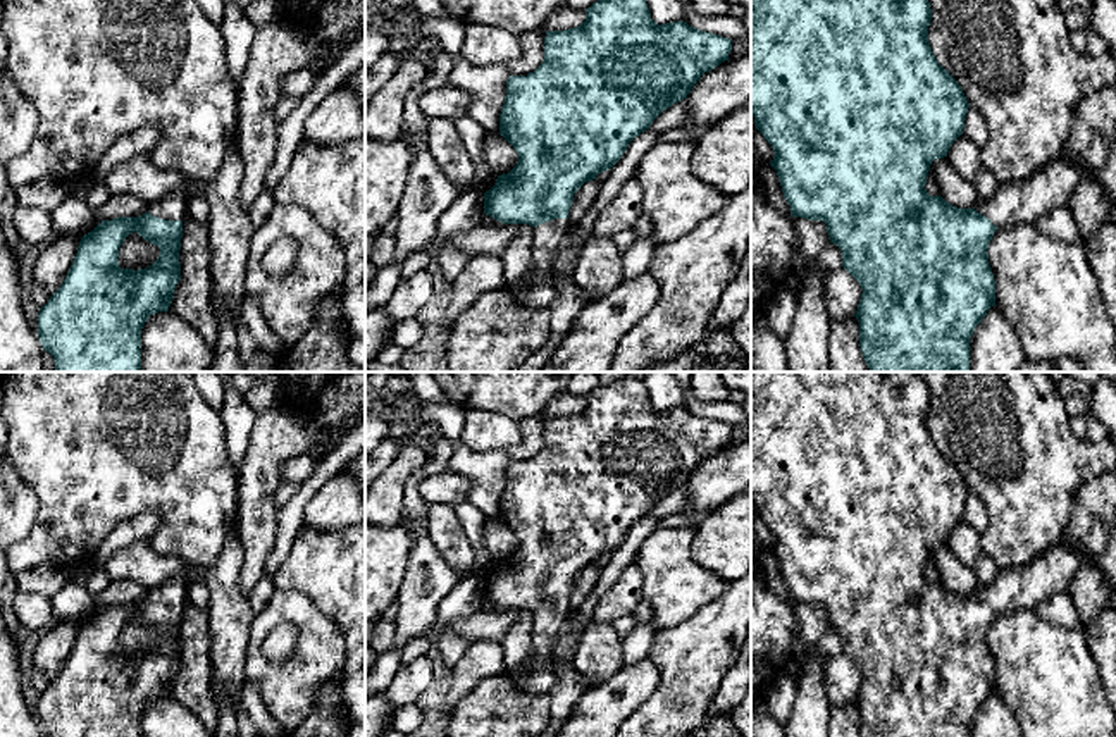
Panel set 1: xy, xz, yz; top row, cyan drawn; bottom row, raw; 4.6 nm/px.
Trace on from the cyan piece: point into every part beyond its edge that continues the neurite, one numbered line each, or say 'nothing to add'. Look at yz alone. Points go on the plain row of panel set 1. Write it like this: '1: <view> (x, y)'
1: yz (1027, 586)

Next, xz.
1: xz (548, 622)

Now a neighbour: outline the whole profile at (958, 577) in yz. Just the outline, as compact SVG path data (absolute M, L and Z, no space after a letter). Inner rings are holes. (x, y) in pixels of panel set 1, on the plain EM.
M937 544L930 551L930 558L935 561L939 570L939 580L958 594L973 594L978 580L973 567L963 565L949 549L949 546Z

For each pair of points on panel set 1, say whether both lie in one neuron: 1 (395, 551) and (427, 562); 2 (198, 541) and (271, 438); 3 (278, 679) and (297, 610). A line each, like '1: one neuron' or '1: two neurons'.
1: two neurons
2: two neurons
3: one neuron

